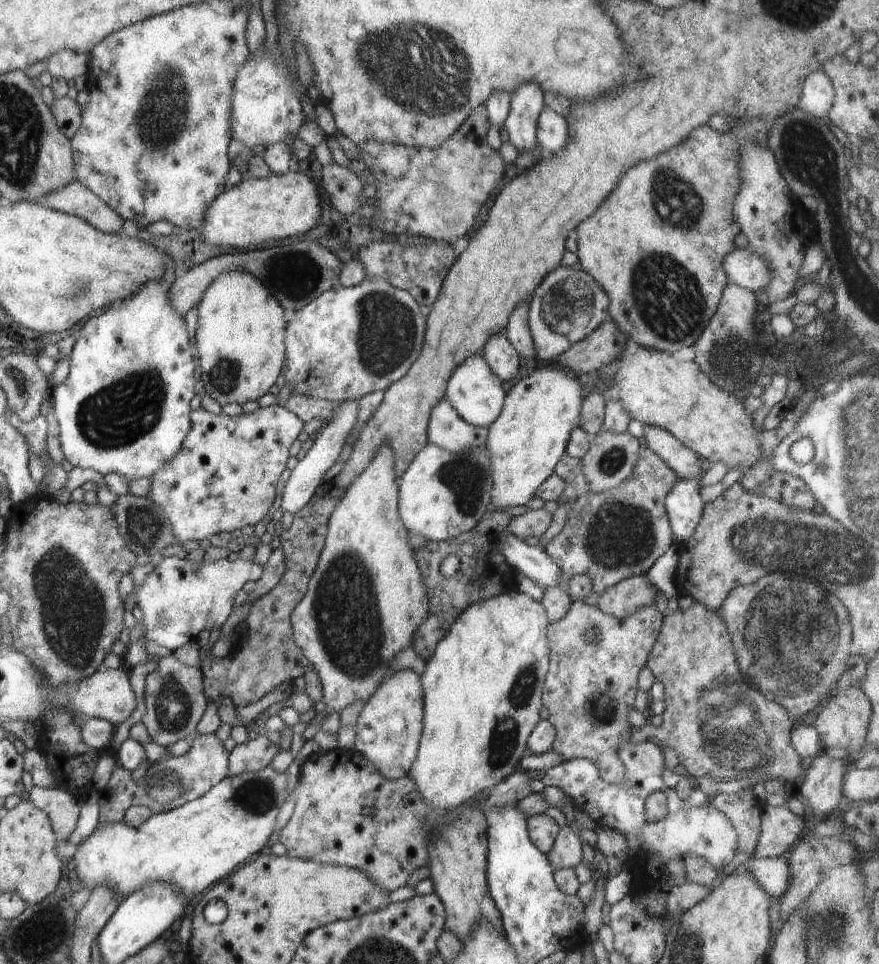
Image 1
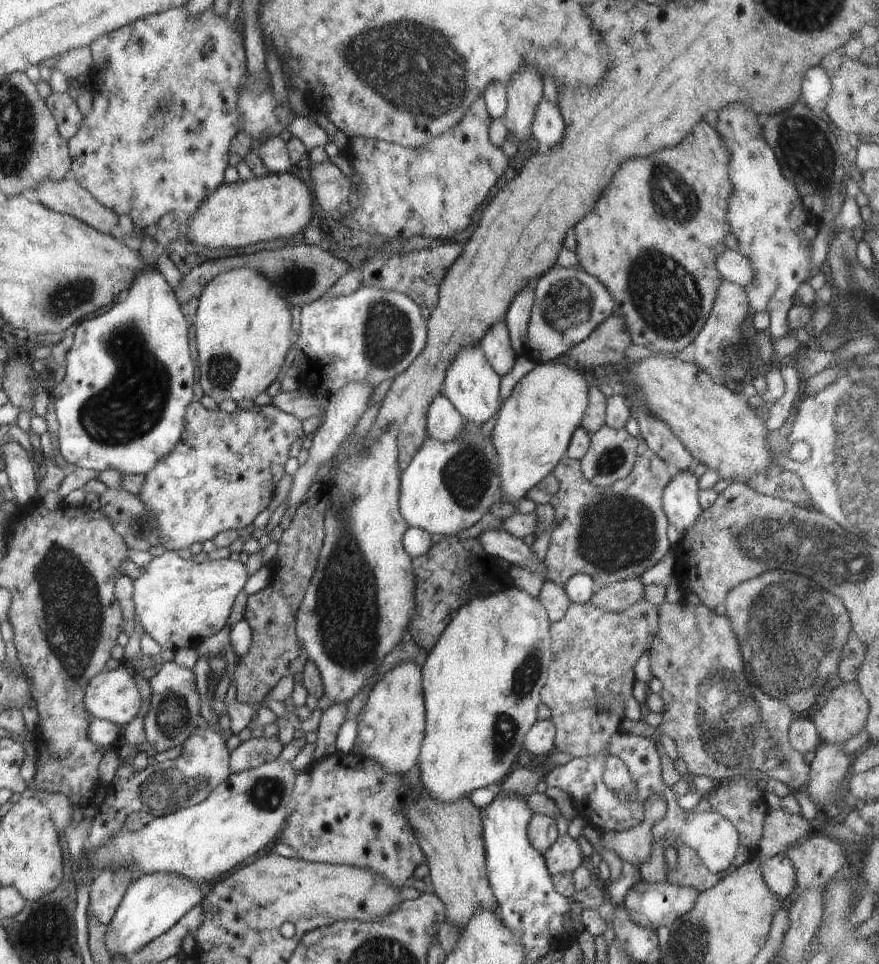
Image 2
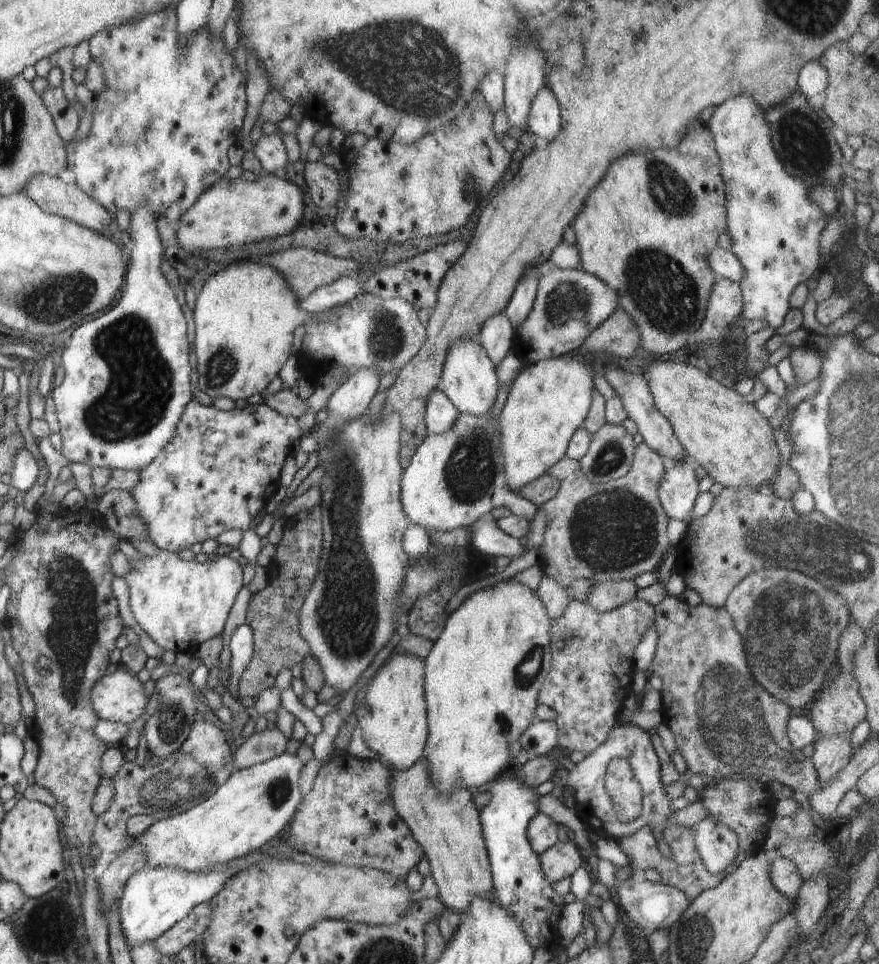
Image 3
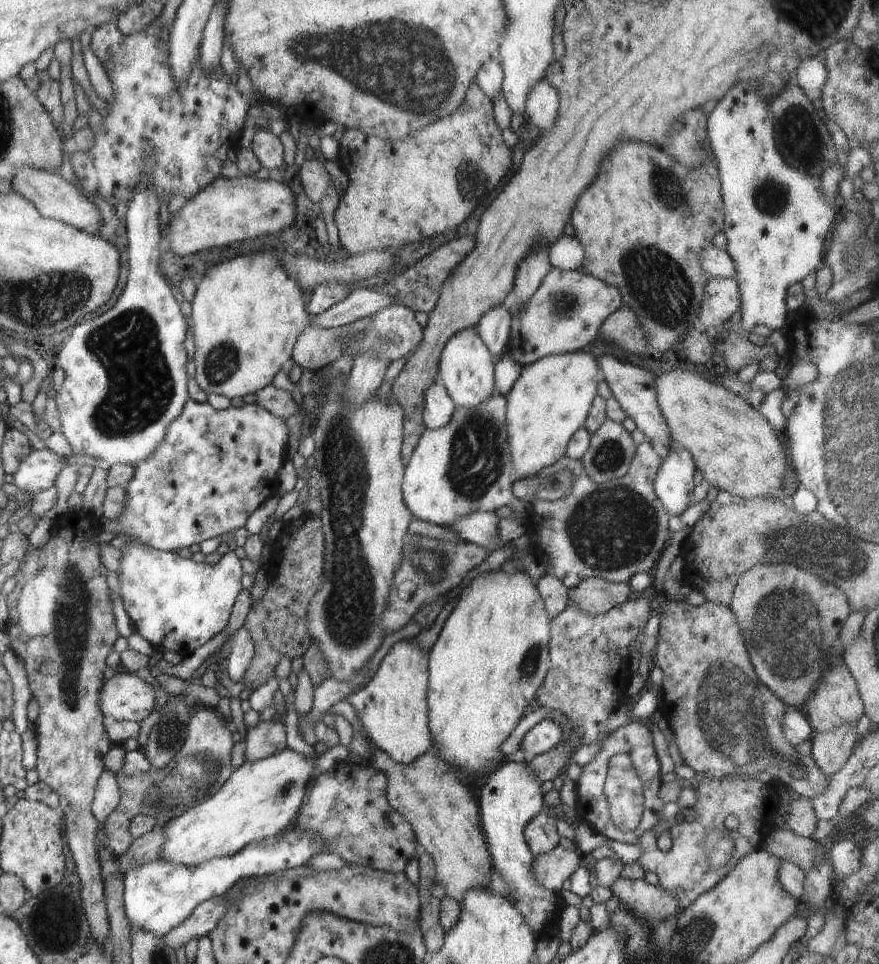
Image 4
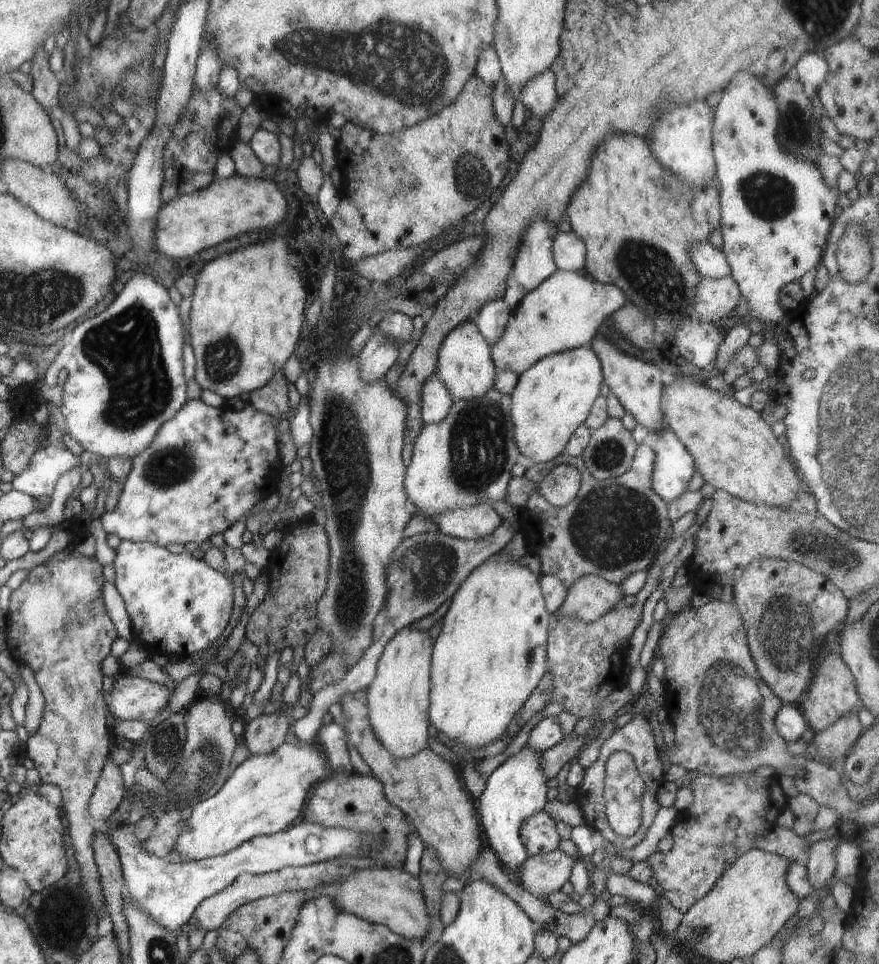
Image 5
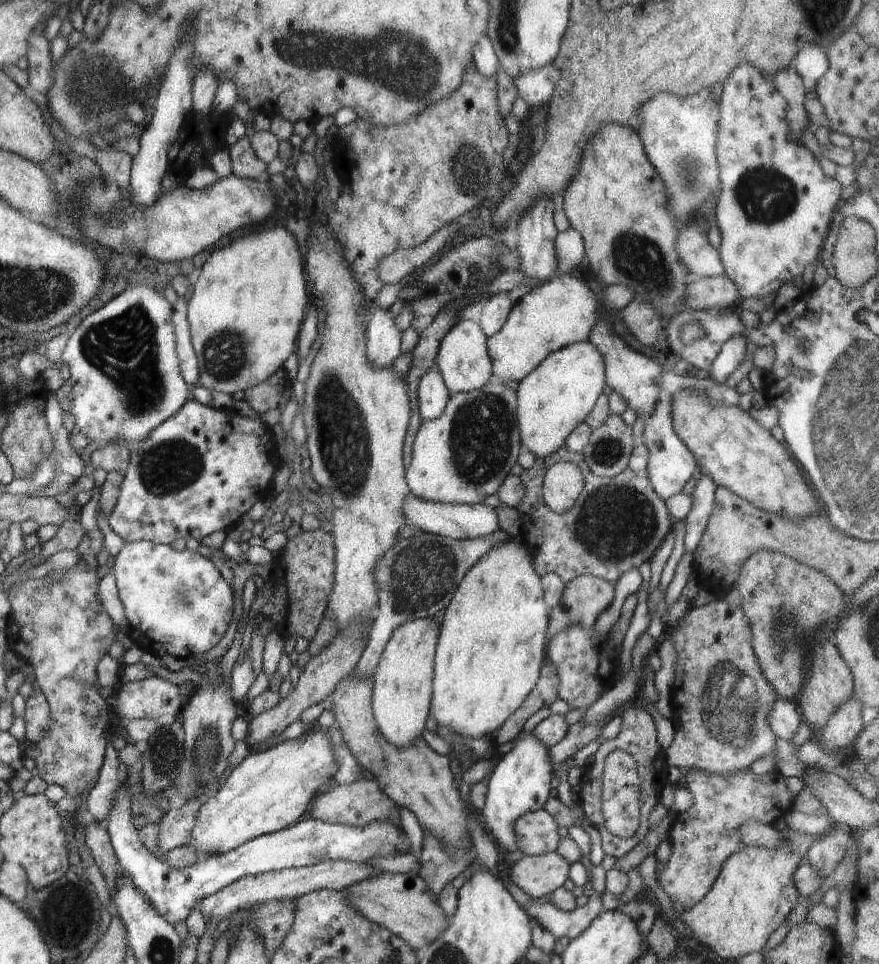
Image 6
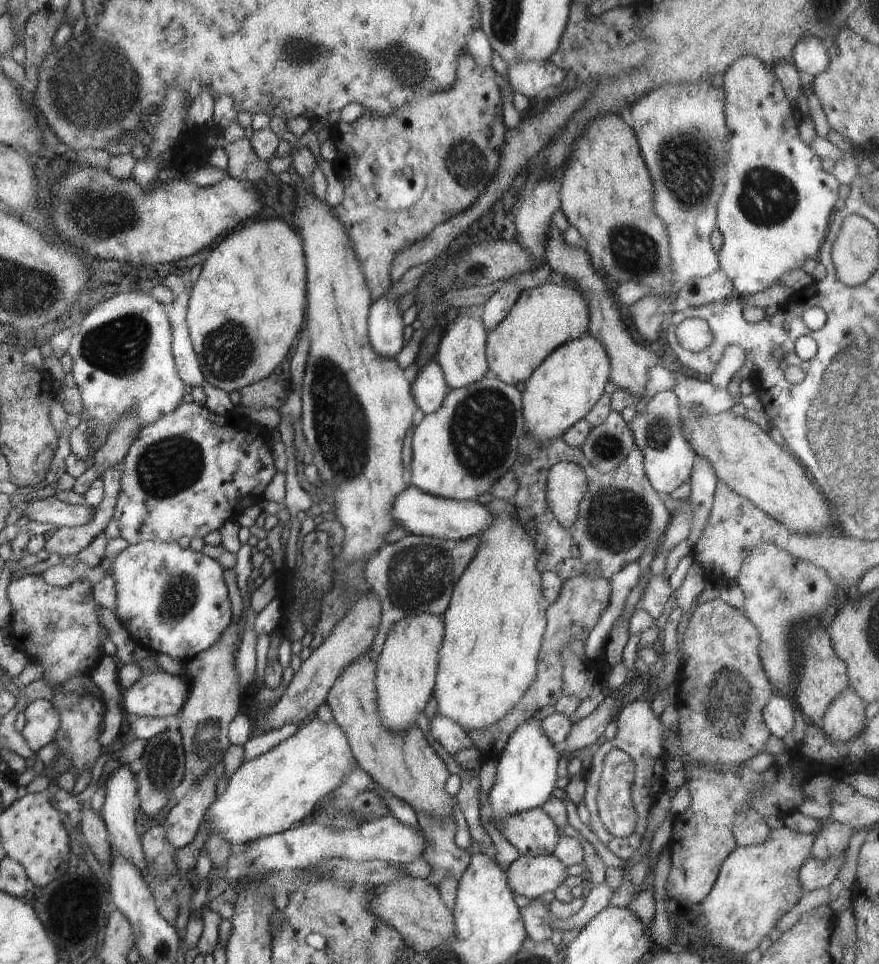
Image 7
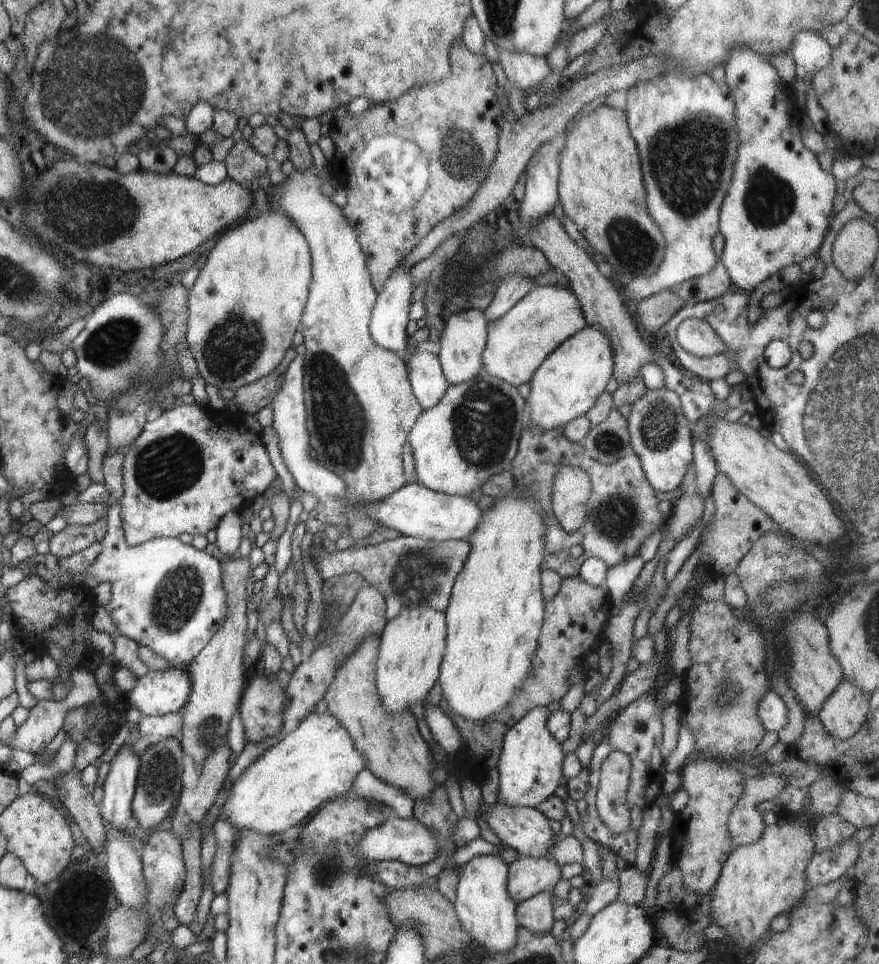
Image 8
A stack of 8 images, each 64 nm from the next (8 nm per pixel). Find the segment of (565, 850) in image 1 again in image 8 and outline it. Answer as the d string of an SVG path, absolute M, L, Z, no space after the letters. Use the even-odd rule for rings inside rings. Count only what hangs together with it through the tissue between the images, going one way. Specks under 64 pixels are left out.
M520 856L518 859L514 859L514 862L509 864L507 889L508 896L516 901L522 902L540 894L540 892L548 892L553 890L554 886L562 878L562 872L560 872L561 866L549 856L544 858L534 858L527 856Z

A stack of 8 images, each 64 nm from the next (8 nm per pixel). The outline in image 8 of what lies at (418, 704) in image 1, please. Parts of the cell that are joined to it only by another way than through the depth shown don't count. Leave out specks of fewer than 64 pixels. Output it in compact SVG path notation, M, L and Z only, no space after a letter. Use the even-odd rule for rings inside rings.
M422 602L402 608L396 618L388 620L382 634L375 670L375 683L382 706L392 716L409 710L410 704L420 704L428 696L439 677L446 650L445 614Z

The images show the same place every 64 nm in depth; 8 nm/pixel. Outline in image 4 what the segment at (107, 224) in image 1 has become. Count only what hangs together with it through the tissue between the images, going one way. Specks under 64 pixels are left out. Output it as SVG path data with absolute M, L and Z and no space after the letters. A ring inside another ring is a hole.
M22 167L16 172L16 176L10 182L10 186L14 192L26 197L26 200L35 204L38 212L41 212L43 217L62 221L64 224L82 229L82 232L98 234L98 228L102 224L100 210L96 208L94 202L90 202L90 198L85 195L81 188L67 181L58 172Z

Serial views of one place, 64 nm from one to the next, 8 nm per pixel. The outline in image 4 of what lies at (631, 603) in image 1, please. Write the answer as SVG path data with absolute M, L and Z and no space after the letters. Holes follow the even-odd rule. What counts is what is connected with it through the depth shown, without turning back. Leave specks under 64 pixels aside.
M586 578L569 590L570 601L590 616L600 616L627 601L631 593L628 583L615 583L600 578Z

